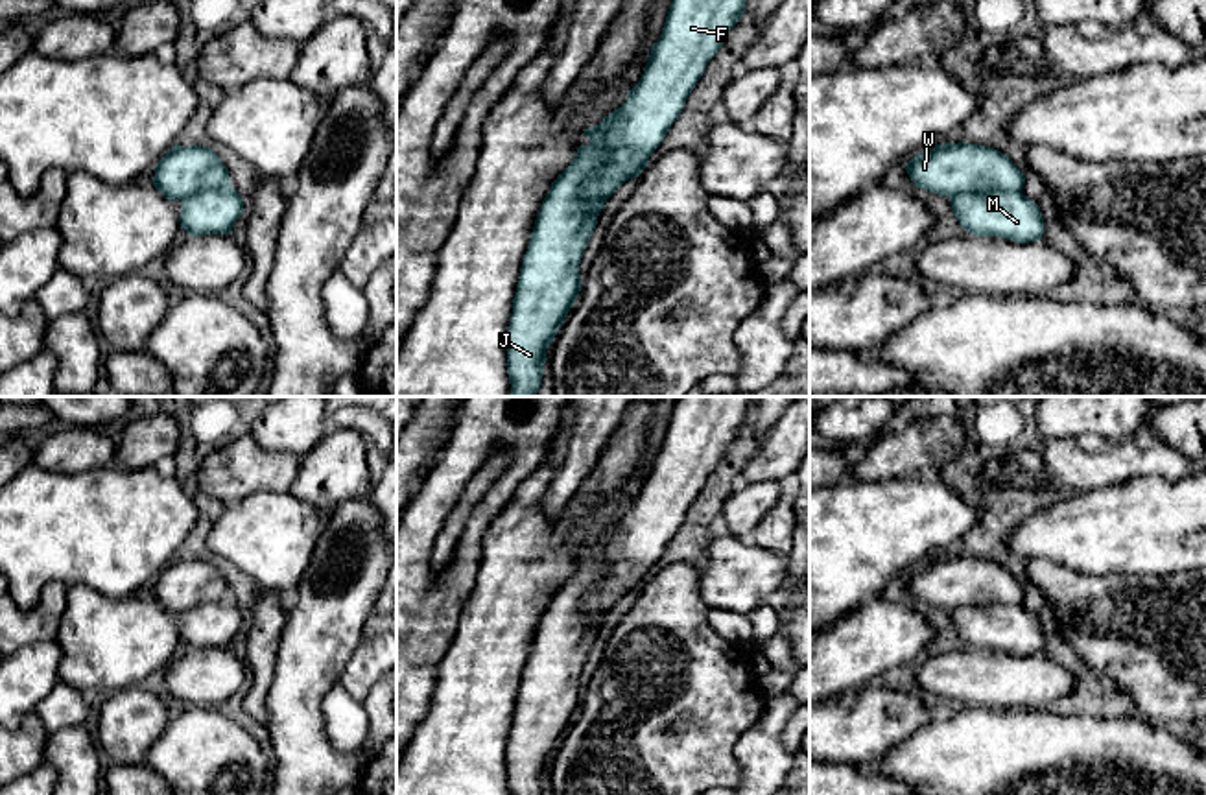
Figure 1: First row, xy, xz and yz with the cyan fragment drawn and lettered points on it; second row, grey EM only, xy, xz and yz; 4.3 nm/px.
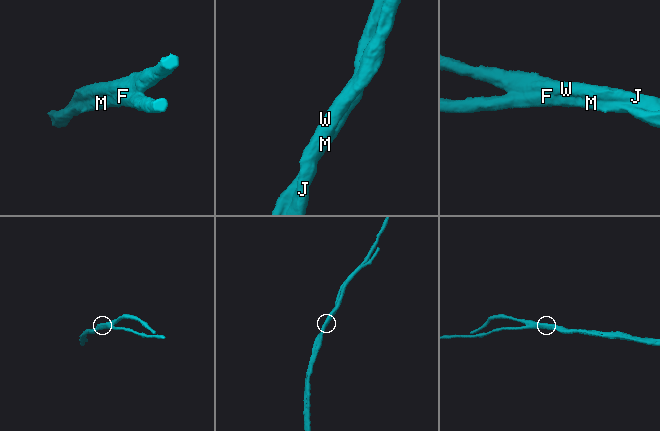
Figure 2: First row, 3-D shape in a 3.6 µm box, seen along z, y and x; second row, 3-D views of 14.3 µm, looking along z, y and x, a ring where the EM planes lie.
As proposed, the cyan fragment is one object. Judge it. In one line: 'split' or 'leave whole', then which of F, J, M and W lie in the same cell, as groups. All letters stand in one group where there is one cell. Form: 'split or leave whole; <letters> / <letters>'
split; F M / J W

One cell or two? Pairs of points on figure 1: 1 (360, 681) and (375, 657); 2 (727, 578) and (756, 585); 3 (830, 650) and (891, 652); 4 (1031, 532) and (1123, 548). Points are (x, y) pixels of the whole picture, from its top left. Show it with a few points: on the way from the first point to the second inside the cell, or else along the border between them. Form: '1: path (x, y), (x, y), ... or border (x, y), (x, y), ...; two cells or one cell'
1: path (360, 676), (369, 663); one cell
2: path (734, 578), (749, 578); one cell
3: path (845, 650), (876, 650); one cell
4: path (1053, 533), (1101, 533); one cell

